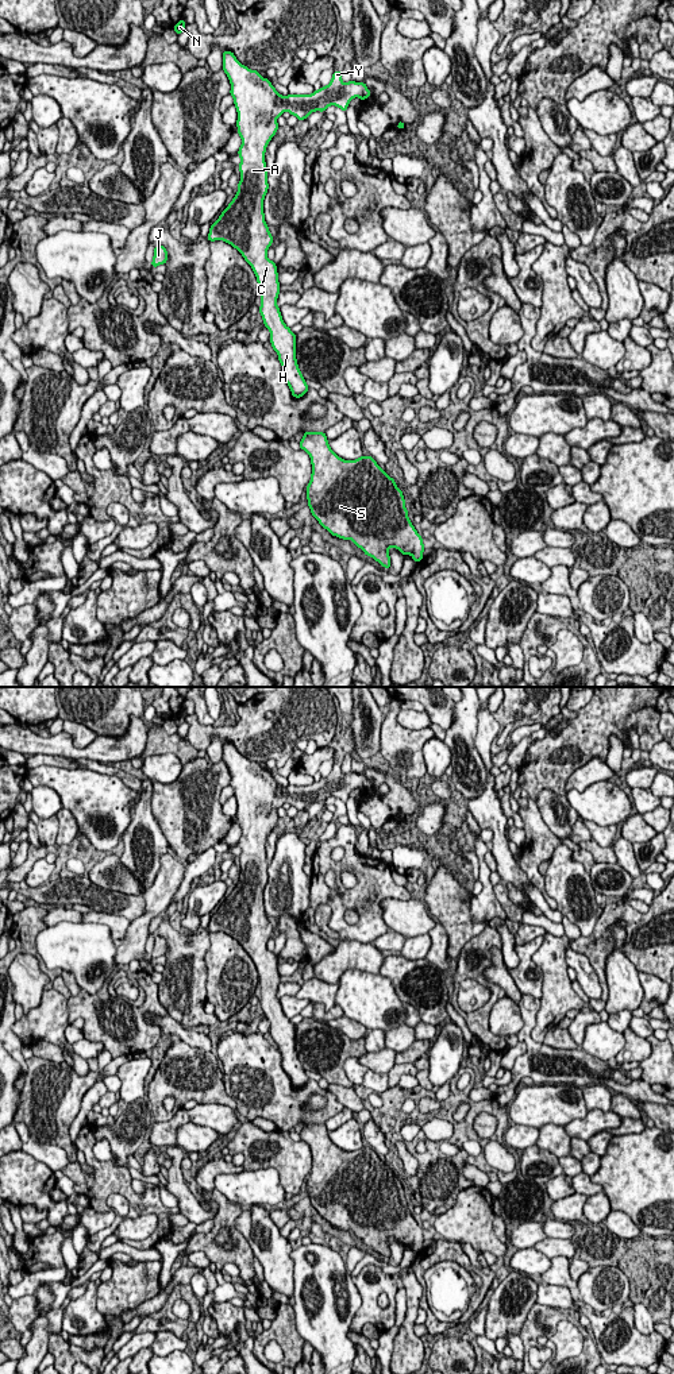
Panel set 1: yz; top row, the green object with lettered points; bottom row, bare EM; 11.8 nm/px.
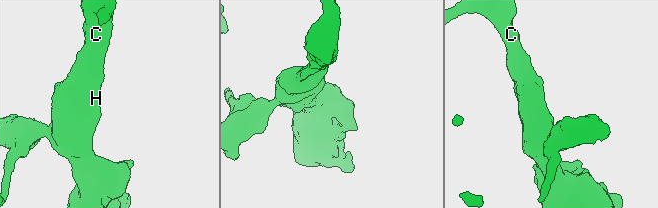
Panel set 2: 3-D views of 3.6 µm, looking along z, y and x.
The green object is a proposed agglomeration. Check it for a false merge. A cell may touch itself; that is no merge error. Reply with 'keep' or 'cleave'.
keep

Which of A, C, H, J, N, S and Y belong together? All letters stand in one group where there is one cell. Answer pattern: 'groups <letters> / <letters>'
groups A C H J N S Y

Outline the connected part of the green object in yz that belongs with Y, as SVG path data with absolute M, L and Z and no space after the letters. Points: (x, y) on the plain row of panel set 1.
M223 742L223 763L227 765L238 803L238 825L242 835L240 872L238 883L219 910L211 915L208 931L224 931L236 939L251 957L259 984L259 1004L263 1016L270 1022L270 1034L282 1057L282 1069L294 1089L303 1088L309 1077L299 1060L296 1050L296 1024L285 1016L277 989L280 973L277 956L267 950L267 941L273 927L265 912L263 891L269 880L265 844L269 833L278 821L277 808L285 802L300 813L330 796L347 802L350 792L367 790L371 781L365 773L342 772L342 763L335 761L327 777L311 786L280 786L269 769L259 763L242 756L232 742Z

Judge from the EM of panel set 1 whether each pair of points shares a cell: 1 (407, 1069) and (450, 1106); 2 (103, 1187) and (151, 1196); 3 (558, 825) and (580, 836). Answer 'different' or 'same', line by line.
1: different
2: same
3: different

